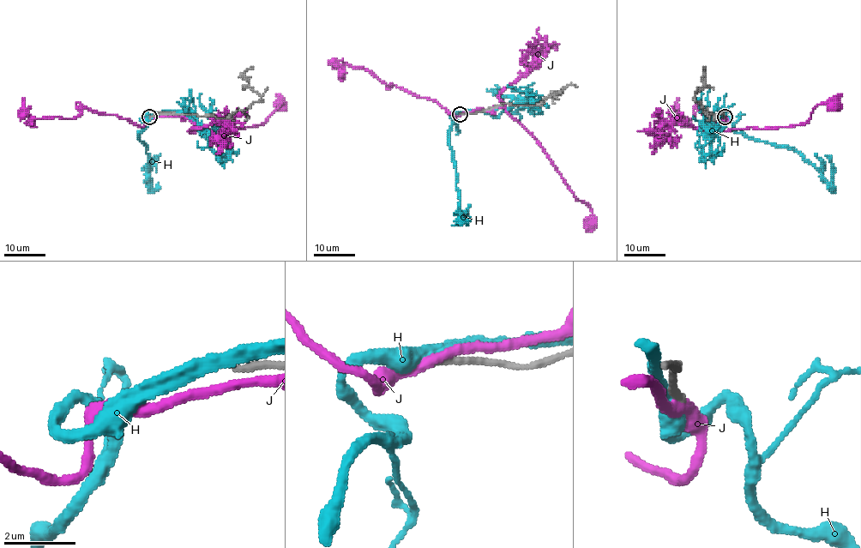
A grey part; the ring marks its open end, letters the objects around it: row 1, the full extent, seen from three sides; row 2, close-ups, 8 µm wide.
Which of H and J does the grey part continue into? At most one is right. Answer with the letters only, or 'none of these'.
none of these

